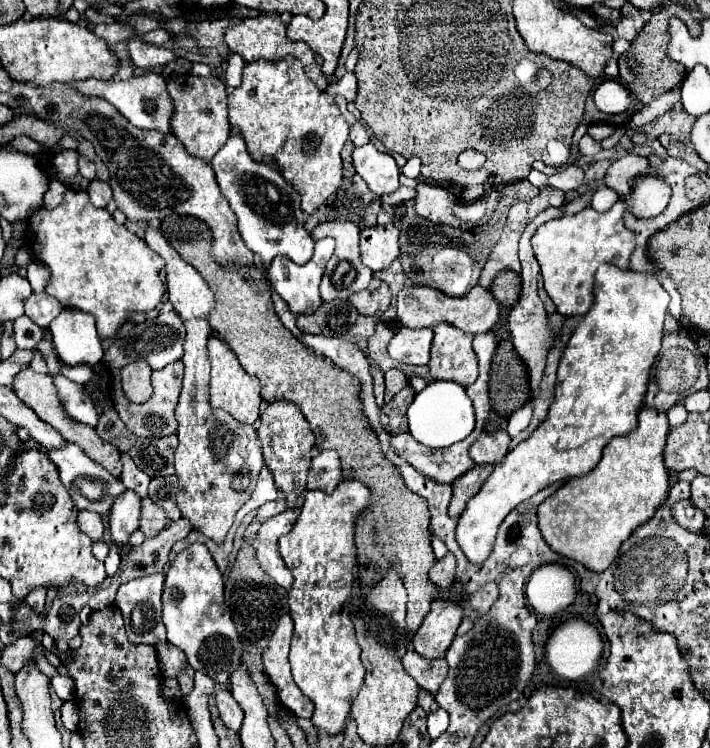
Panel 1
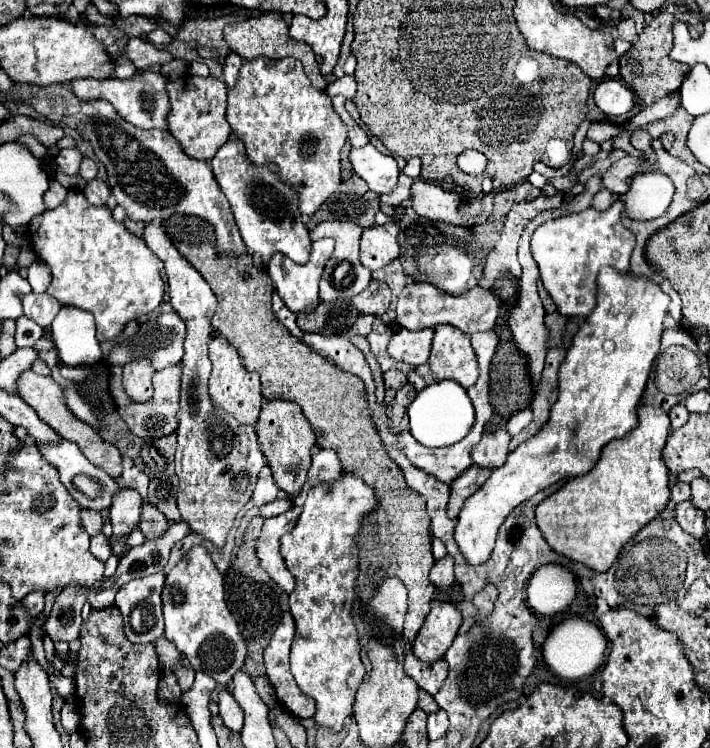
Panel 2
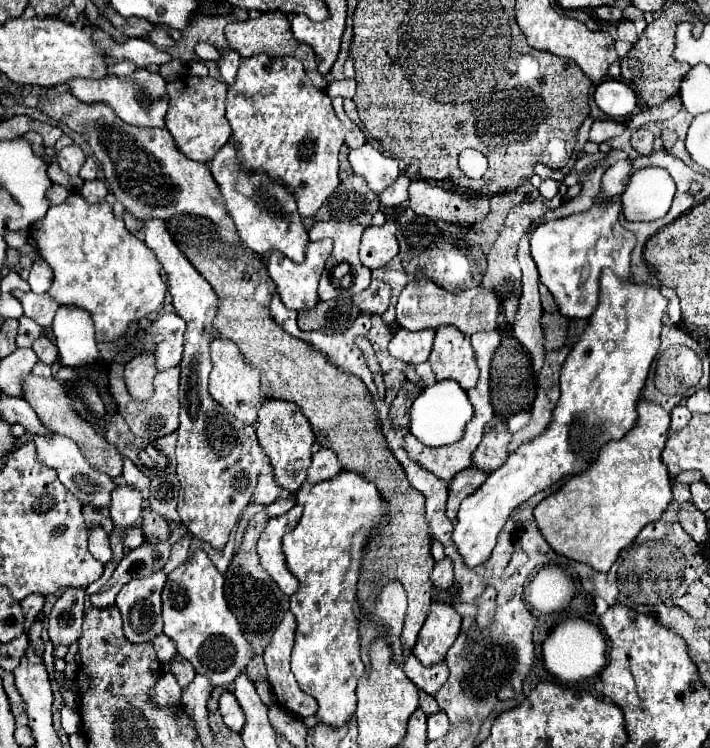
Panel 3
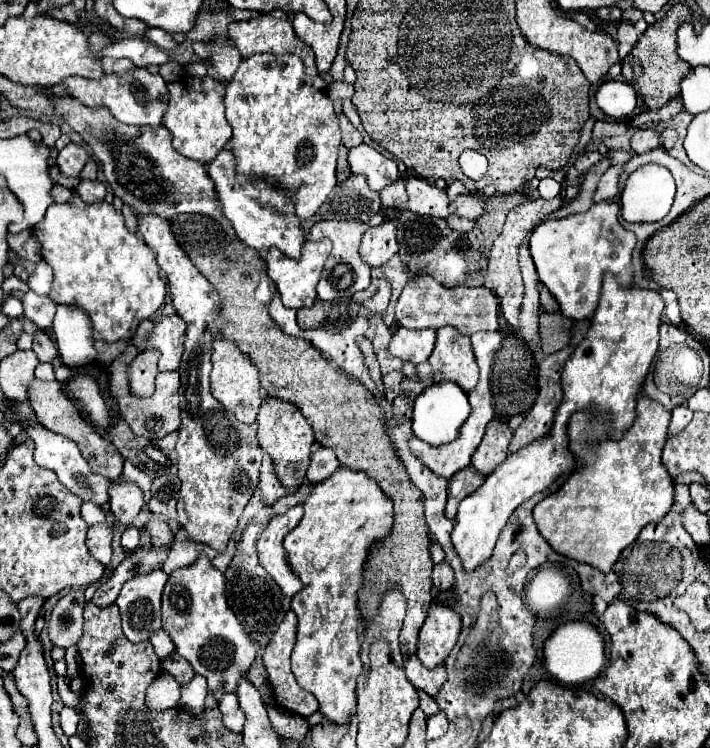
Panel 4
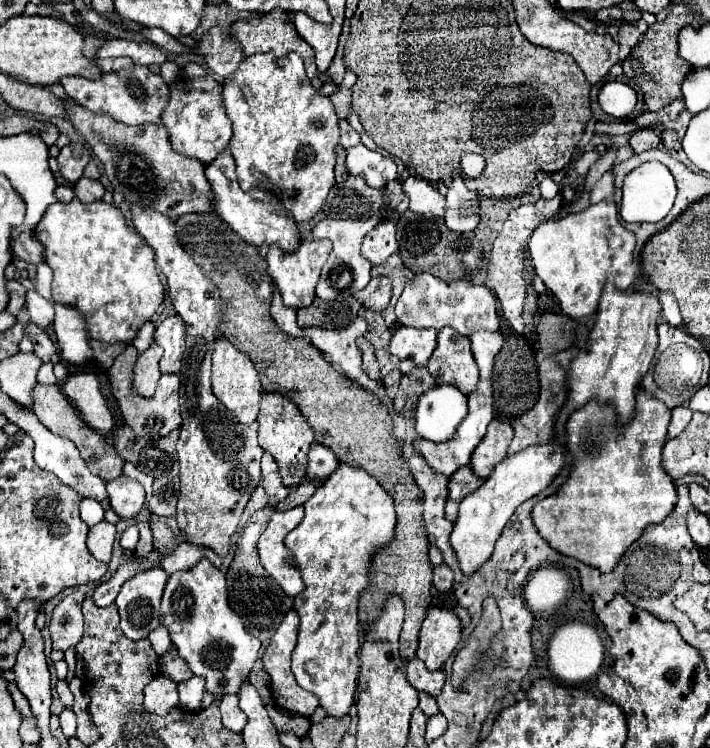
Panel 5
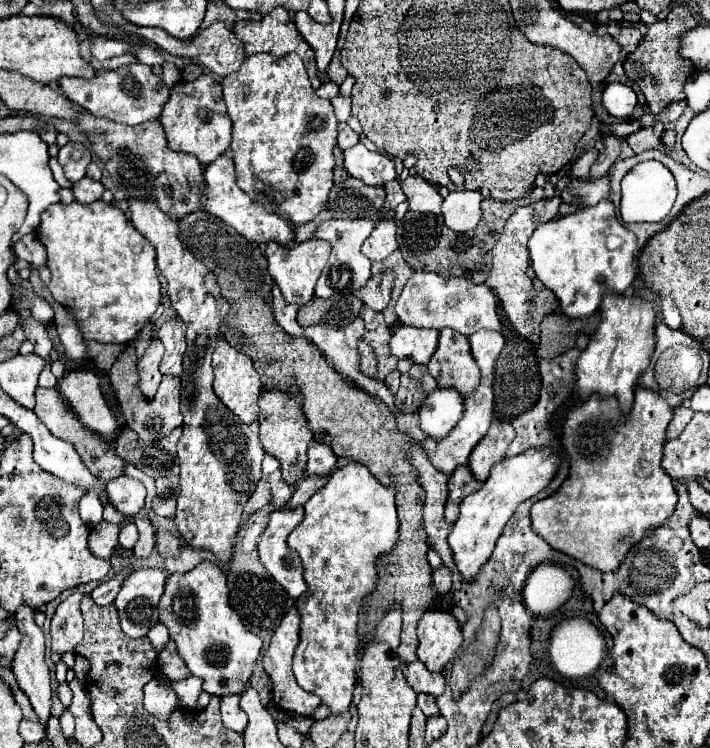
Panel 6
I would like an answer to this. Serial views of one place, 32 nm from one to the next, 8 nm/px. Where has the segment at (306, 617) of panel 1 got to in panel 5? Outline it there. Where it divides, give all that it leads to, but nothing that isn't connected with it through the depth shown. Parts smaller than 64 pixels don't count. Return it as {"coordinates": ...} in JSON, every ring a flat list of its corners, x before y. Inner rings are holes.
{"coordinates":[[348,464,338,466,338,470,314,490,314,494,306,500,304,510,306,510,306,514,304,514,302,522,300,522,300,524,286,536,286,540,284,540,286,548,294,554,296,568,300,570,302,580,304,580,304,586,306,586,304,592,300,592,300,594,294,598,294,610,296,610,298,616,300,616,300,628,298,628,298,644,296,644,296,648,294,648,294,652,292,652,292,672,294,672,294,676,296,676,296,682,298,682,304,690,308,690,308,692,312,692,314,696,318,696,320,706,328,712,328,716,332,716,332,718,336,718,336,720,342,720,342,718,350,712,350,708,354,706,356,678,358,678,358,674,360,674,360,658,358,658,358,652,360,652,360,640,358,640,358,598,360,598,360,592,368,586,368,568,370,568,370,558,372,558,372,554,374,554,378,548,384,548,384,546,392,540,392,536,394,536,396,512,394,512,392,496,390,496,390,494,388,494,366,470,362,470,362,468,352,468,352,466,348,466]]}

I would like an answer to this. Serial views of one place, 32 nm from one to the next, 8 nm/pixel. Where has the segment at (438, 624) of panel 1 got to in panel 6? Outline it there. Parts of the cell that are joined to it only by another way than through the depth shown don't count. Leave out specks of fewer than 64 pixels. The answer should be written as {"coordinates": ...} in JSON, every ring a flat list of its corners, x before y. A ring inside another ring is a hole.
{"coordinates":[[428,610,418,624,418,658,432,672,442,672,462,644,460,624,452,612]]}

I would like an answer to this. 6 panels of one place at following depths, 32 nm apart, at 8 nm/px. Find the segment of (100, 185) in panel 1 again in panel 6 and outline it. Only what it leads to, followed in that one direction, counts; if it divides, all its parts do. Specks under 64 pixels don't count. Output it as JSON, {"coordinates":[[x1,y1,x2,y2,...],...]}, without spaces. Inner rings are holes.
{"coordinates":[[84,176,82,180,78,180,78,182,72,186,72,192,74,192,74,198,76,198,78,202,82,202,82,204,92,204,92,202,96,202,96,200,102,198,104,186,102,186,100,182,90,180,90,178]]}

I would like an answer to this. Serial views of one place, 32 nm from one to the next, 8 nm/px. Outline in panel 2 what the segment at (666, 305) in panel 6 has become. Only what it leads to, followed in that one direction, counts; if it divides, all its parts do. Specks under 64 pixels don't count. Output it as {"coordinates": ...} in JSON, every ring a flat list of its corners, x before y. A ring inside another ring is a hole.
{"coordinates":[[664,278,664,280,660,282,660,286,662,286,662,288,664,288,664,292,670,296,670,300,672,300,672,302,670,302,668,312,670,312,670,316,678,322,678,320,682,318,682,314,680,314,680,296,678,296,678,292,672,288,670,280,666,280,666,278]]}

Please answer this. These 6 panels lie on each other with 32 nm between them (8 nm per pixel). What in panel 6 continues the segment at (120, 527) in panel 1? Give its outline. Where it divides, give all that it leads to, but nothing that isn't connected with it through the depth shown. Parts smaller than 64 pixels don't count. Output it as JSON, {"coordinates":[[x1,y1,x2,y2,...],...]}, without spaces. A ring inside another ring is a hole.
{"coordinates":[[120,476,106,484,106,494,110,504,126,518,134,518,144,508,146,488,138,480]]}

